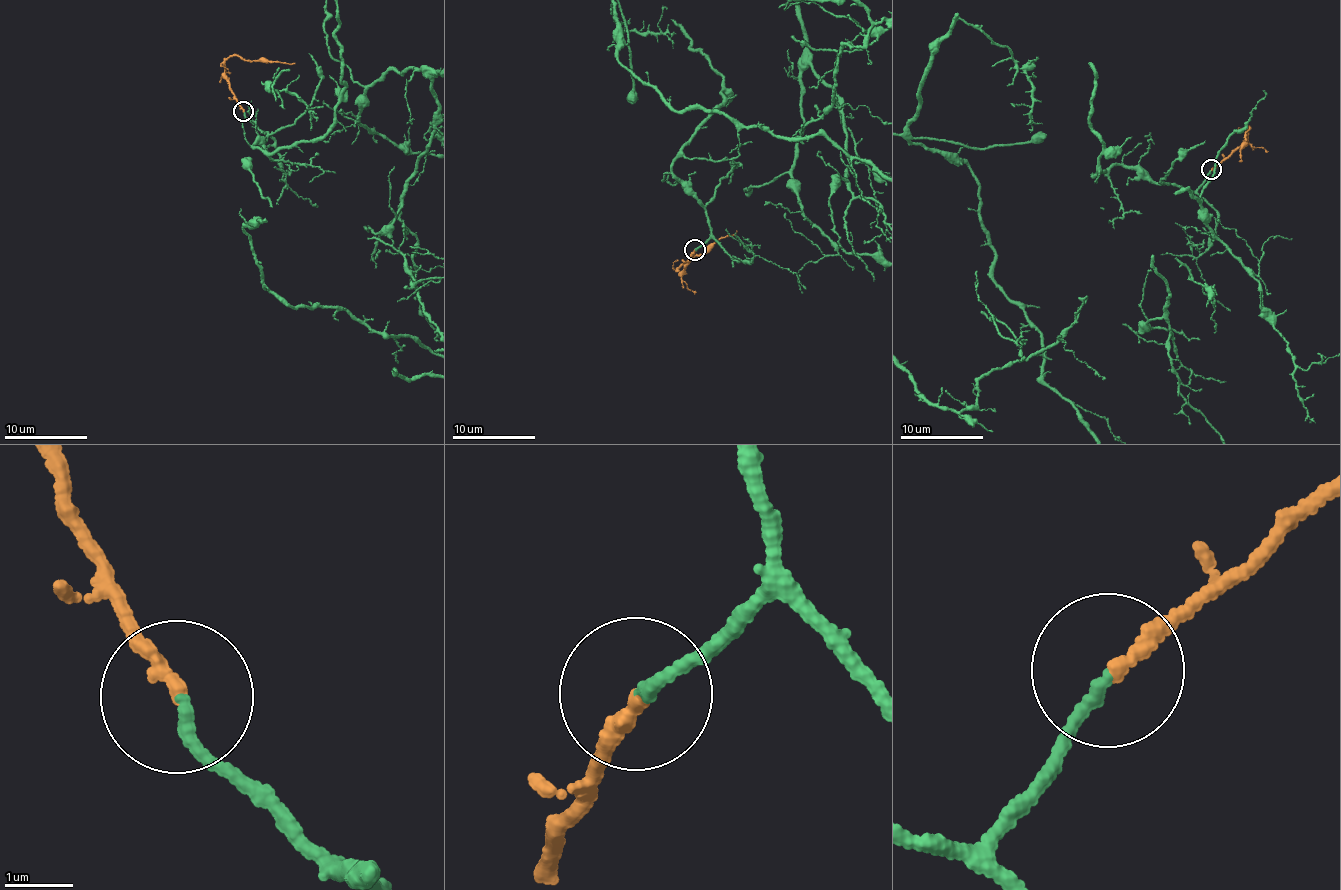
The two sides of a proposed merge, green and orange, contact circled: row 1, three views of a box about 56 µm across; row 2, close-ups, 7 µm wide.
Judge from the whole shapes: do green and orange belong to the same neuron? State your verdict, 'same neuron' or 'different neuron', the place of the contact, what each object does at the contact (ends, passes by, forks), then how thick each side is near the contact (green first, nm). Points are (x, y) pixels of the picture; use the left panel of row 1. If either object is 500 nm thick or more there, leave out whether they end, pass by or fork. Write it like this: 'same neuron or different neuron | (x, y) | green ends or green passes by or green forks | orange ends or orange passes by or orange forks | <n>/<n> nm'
same neuron | (243, 111) | green ends | orange ends | 170/240 nm

